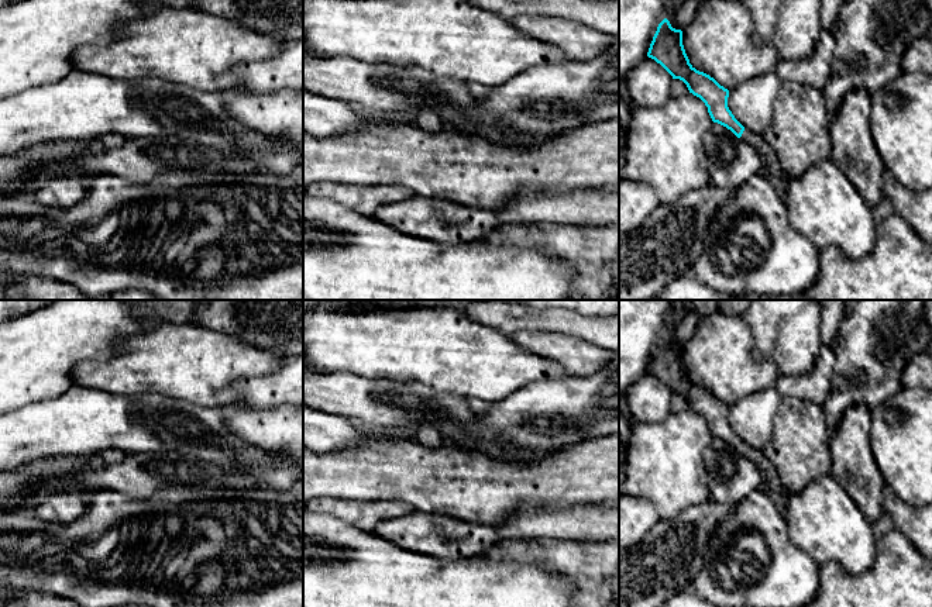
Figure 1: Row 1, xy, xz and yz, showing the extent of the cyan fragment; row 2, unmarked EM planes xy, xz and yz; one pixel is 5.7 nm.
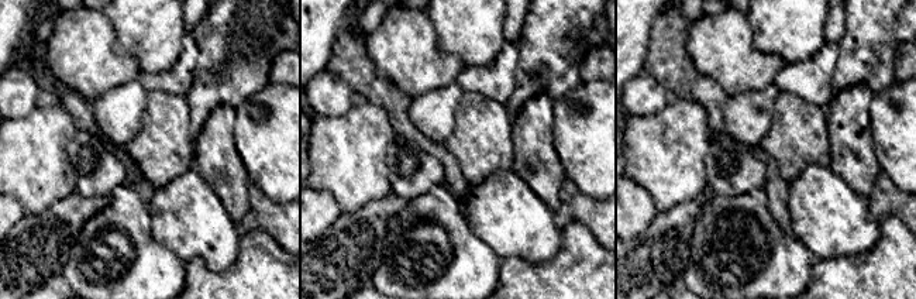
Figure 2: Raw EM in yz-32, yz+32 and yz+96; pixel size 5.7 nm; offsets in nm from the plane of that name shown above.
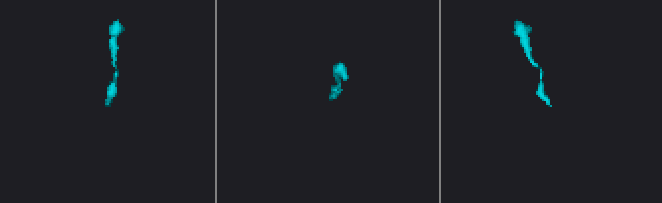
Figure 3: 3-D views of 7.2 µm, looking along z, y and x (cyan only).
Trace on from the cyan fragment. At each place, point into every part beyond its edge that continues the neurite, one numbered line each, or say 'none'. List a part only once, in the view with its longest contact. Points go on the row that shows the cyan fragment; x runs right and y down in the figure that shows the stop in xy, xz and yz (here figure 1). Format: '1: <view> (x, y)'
1: yz (755, 140)

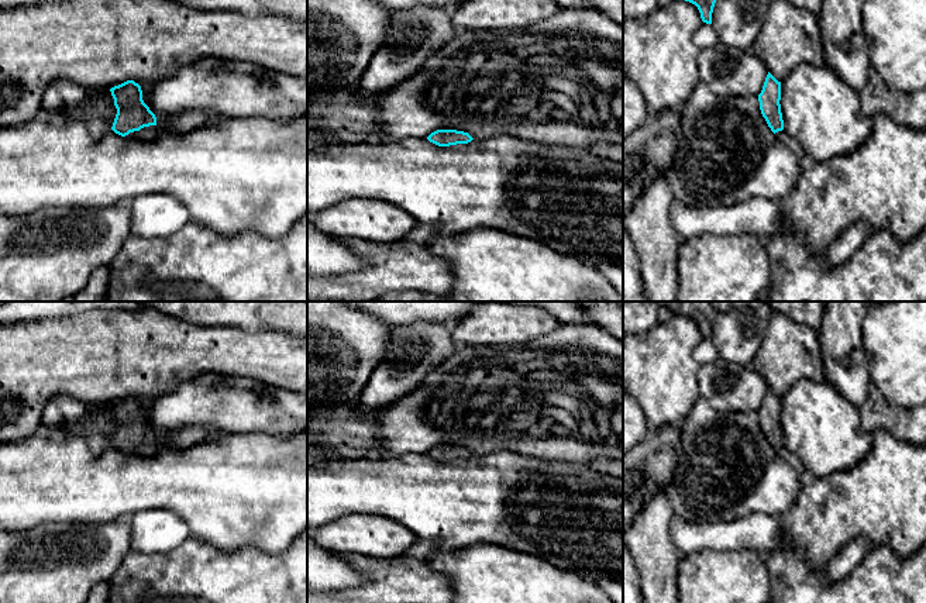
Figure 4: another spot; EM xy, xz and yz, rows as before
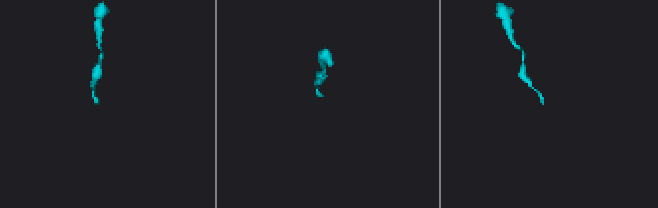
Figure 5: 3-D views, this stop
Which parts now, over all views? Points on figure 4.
1: xy (147, 133)

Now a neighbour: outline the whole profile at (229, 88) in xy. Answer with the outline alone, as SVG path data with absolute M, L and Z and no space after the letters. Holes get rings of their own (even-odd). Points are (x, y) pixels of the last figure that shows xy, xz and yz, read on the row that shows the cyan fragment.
M199 59L144 87L155 117L203 110L288 121L307 114L307 79L244 61Z

